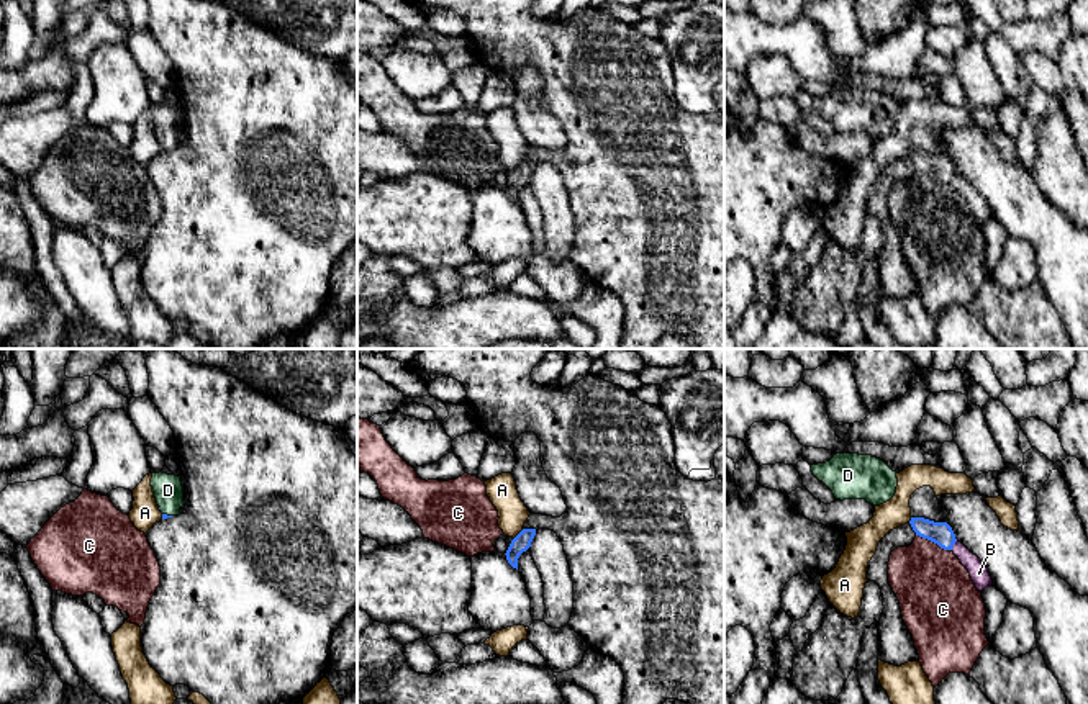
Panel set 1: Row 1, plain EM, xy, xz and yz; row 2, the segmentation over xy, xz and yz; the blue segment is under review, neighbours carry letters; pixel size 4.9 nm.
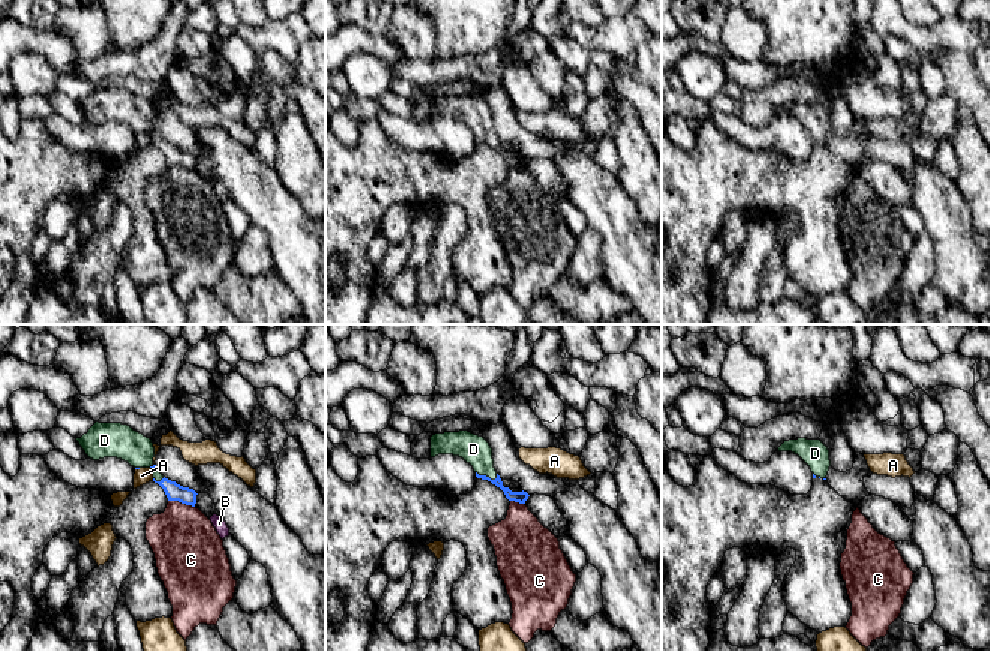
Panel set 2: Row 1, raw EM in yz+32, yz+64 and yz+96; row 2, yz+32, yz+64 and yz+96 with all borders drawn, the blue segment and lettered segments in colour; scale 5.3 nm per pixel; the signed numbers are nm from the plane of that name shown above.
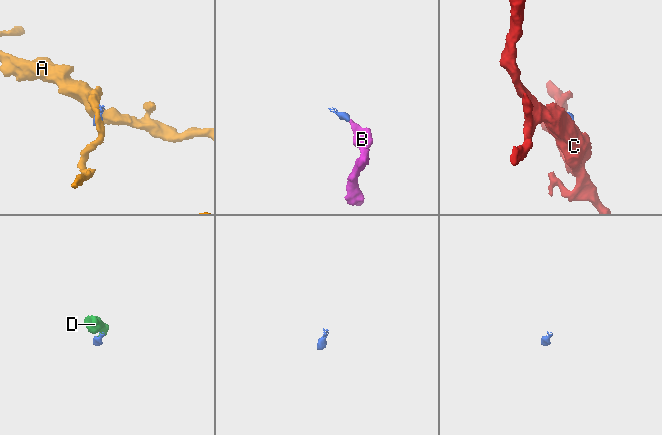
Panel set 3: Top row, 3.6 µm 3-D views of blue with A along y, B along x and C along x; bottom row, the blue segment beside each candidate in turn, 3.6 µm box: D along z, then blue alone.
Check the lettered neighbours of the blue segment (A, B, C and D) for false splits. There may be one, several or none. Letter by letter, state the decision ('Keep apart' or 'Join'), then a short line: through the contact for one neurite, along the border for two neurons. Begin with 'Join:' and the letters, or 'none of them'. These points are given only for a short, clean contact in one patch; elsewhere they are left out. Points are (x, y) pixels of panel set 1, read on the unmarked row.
Join: B, D
A: Keep apart. Line: xz (523, 162), (513, 172)
B: Join. Line: yz (939, 166), (952, 179), (979, 207)
C: Keep apart. Line: yz (916, 167), (951, 184)
D: Join. Line: xy (164, 149), (166, 148), (167, 123)

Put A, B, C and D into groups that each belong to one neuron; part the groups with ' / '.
A / B D / C

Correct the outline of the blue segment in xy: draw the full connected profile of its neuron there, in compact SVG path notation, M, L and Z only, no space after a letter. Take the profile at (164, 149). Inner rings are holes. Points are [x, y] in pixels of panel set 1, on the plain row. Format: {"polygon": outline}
{"polygon": "M152 106L152 126L157 139L161 141L162 152L179 149L184 139L184 120L180 110L167 106Z"}

